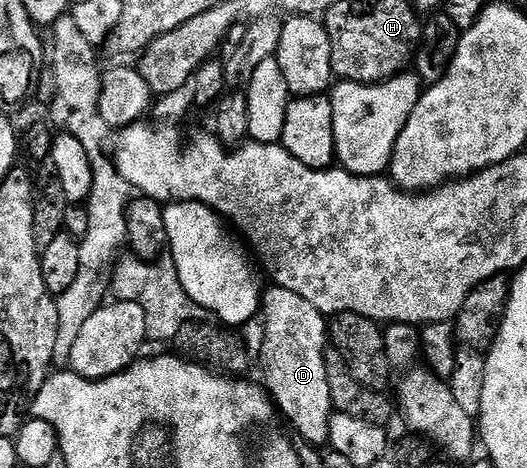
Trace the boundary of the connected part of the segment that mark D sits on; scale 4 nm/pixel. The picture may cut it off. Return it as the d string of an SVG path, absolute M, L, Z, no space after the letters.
M277 285L270 287L262 295L264 346L260 349L260 365L264 368L263 388L270 394L283 420L287 424L289 421L307 444L327 446L334 414L324 358L330 341L329 322L325 314L302 299L302 295Z

